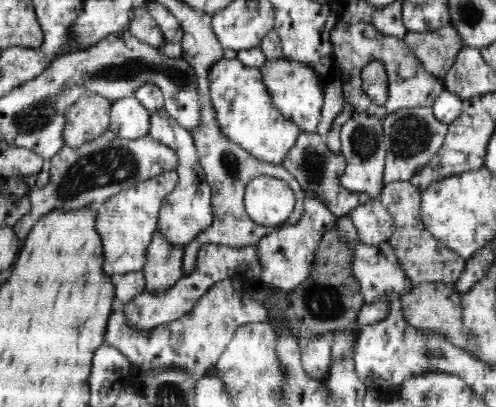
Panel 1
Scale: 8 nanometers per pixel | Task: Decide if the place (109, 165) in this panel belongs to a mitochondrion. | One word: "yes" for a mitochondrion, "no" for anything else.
yes

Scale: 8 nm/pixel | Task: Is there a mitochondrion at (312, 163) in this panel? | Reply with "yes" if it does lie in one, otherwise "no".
yes

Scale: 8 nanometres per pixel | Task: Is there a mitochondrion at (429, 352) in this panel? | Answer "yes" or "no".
yes

